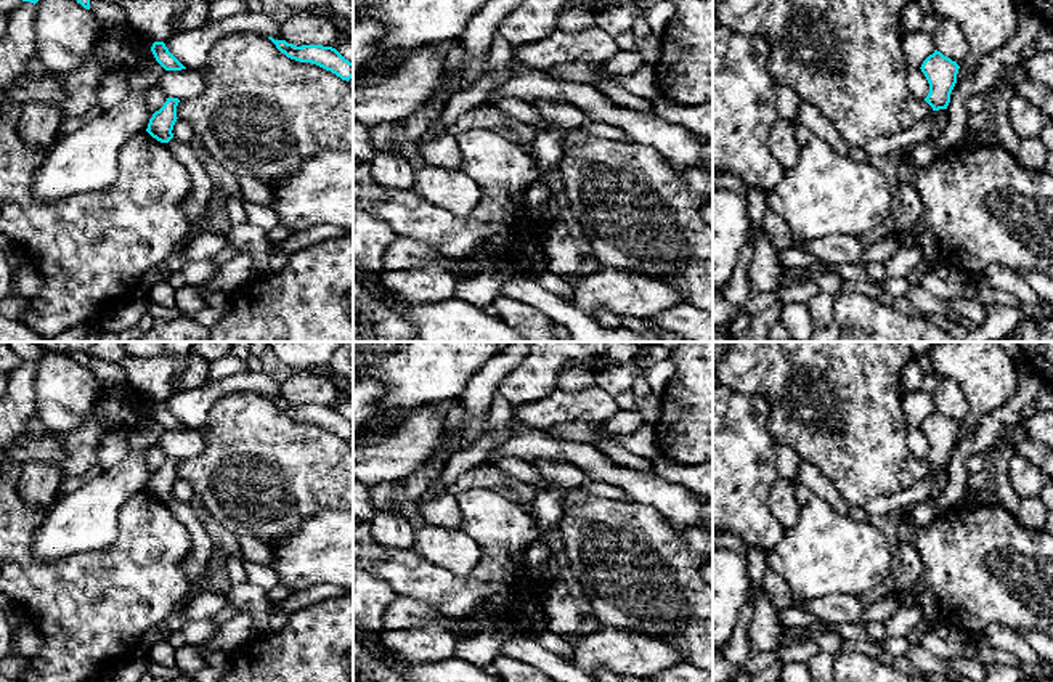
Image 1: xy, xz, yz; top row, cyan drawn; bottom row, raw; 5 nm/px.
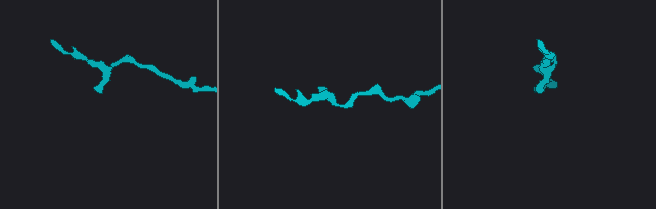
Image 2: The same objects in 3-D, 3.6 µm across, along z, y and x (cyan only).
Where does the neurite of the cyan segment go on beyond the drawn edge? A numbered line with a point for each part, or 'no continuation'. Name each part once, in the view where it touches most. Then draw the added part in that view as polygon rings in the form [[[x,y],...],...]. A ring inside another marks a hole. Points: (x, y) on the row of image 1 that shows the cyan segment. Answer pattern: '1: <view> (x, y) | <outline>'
no continuation

